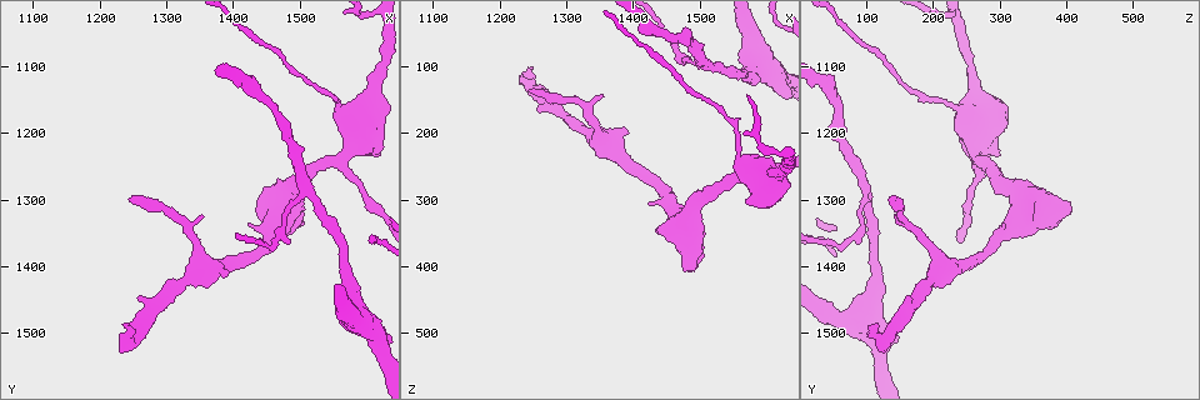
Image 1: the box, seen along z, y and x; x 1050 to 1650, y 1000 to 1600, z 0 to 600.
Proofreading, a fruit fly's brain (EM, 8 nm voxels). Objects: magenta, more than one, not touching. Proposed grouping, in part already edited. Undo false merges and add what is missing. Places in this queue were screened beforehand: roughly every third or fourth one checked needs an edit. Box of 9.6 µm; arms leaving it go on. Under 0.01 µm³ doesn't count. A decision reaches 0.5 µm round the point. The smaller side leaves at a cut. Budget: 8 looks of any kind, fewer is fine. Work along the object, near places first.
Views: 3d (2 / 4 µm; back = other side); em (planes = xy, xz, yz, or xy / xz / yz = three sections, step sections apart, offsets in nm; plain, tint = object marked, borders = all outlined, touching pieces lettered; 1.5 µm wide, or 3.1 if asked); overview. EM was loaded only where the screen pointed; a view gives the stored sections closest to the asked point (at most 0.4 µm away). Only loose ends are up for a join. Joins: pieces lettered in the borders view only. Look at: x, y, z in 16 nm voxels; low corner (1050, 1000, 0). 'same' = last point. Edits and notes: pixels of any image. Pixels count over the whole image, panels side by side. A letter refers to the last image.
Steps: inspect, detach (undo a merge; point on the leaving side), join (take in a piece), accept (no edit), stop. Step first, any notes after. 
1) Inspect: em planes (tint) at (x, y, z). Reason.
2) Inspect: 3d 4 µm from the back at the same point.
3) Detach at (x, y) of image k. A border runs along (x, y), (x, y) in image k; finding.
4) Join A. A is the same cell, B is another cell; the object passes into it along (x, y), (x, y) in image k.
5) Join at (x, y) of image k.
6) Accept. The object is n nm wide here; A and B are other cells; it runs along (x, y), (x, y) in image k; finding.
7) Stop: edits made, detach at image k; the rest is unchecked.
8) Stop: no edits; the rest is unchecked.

Inspect: 3d 4 µm at (1475, 1335, 90). Thin neck.

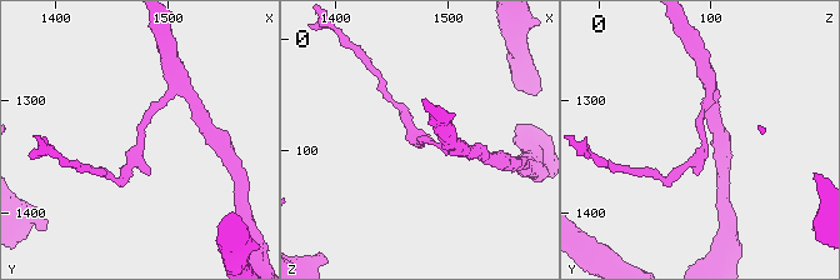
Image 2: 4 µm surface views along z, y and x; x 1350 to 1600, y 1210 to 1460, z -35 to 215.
Inspect: em xy step 8 (tint) at (1476, 1336, 92). Shape alone is not enough.

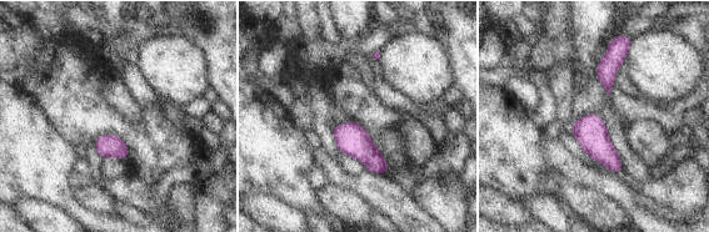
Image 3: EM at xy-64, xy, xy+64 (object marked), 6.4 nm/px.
Inspect: em planes (borders) at the same point.

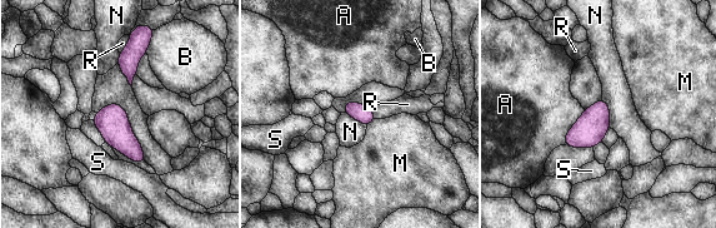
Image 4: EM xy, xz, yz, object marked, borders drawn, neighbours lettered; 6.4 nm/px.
Accept. A, B, M, N, R and S are other cells; a border runs along (130, 35), (128, 45), (120, 53) in image 4; one neuron here.

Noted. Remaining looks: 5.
Inspect: em planes (borders) at (1420, 1335, 310). An open end.

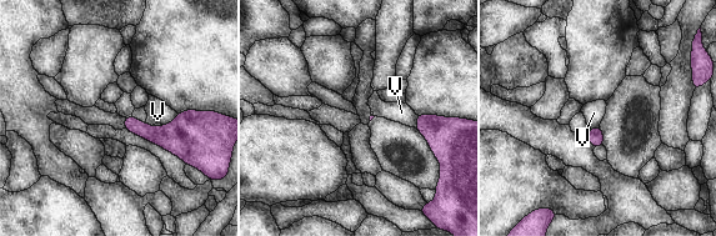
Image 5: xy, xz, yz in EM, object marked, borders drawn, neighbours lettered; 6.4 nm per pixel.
Accept. The longest contact is with V, 130 nm; V is another cell; a border runs along (178, 114), (169, 124), (163, 125) in image 5; none of them fits.

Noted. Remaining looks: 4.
Inspect: em planes (tint) at (1350, 1320, 140). An open end.

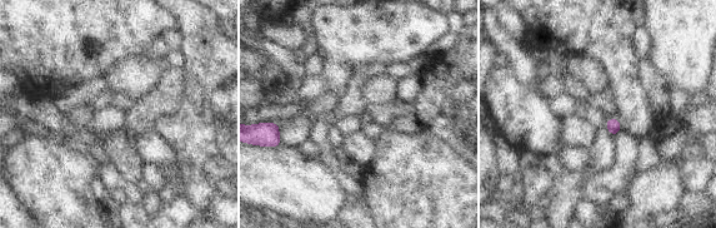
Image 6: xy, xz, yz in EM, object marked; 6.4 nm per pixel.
Inspect: em planes (borders) at the same point.

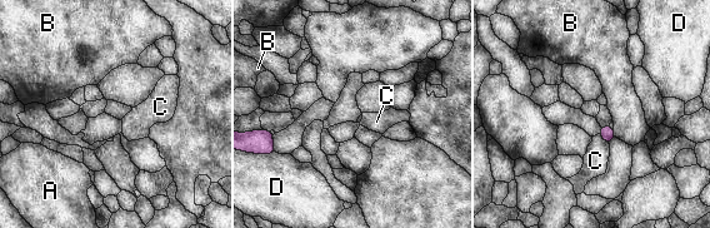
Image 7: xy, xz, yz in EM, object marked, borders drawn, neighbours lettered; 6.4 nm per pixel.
Accept. A, B, C and D are other cells; a border runs along (599, 133), (609, 145) in image 7; no lettered piece goes on from it.

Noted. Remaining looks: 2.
Stop: no edits; the rest is unchecked.

